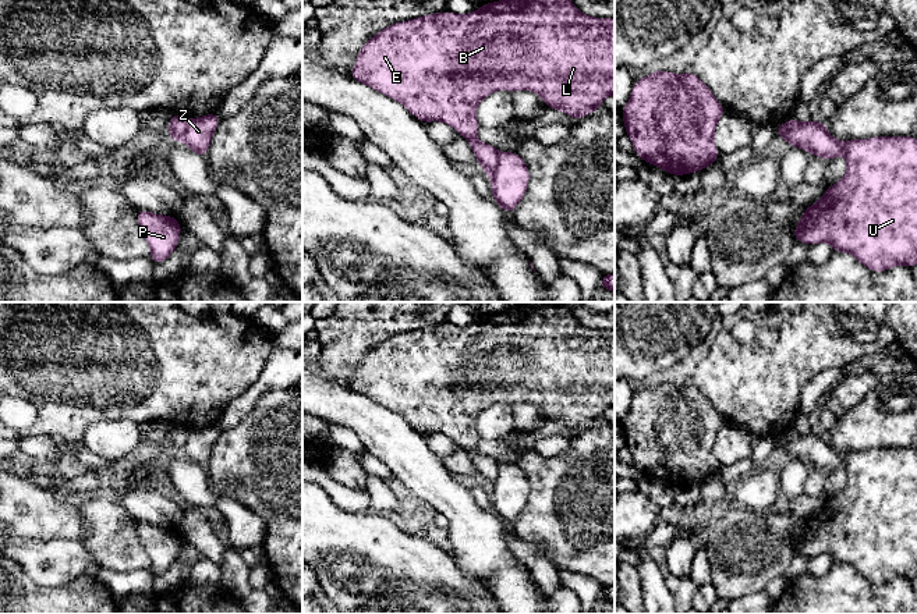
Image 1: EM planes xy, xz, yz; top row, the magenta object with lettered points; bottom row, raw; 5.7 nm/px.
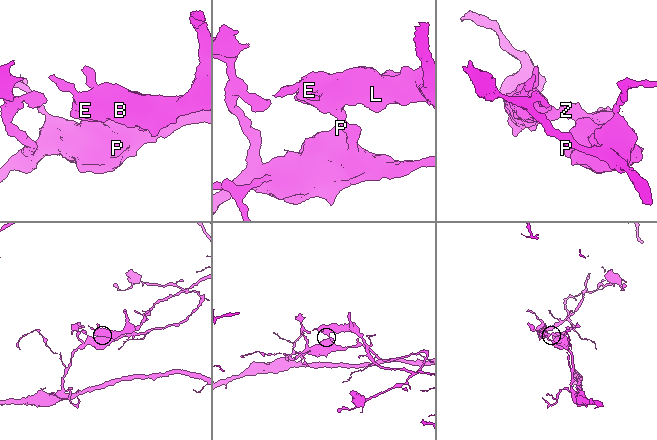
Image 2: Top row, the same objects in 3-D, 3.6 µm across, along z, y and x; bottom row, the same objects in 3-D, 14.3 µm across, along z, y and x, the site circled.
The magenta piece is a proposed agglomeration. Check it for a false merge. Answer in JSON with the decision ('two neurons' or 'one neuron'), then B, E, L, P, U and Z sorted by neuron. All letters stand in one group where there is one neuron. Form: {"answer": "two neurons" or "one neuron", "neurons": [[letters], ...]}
{"answer": "two neurons", "neurons": [["B", "E", "L"], ["P", "U", "Z"]]}

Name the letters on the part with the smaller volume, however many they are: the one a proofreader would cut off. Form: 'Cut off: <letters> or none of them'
Cut off: B, E, L

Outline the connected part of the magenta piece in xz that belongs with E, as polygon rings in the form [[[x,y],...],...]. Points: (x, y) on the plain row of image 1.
[[[562,304],[549,306],[534,306],[524,305],[511,308],[504,312],[484,315],[481,320],[460,327],[457,324],[436,324],[422,327],[419,330],[411,330],[406,334],[390,336],[383,340],[379,345],[372,347],[362,361],[357,365],[355,377],[348,387],[369,400],[400,414],[415,430],[422,434],[443,433],[445,436],[454,440],[463,450],[465,450],[486,487],[492,487],[496,482],[499,464],[489,455],[479,454],[475,448],[481,439],[477,433],[477,419],[478,416],[495,402],[531,402],[541,408],[544,415],[555,422],[560,422],[574,432],[580,432],[592,423],[596,423],[601,415],[610,407],[615,407],[615,330],[594,330],[583,326],[573,313]]]

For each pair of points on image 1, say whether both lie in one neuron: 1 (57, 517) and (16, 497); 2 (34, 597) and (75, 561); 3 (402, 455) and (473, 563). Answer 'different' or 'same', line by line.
1: same
2: different
3: same

